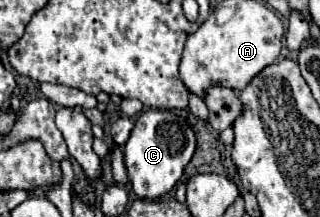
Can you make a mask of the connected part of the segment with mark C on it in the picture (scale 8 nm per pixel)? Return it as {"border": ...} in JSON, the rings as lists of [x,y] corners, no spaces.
{"border":[[[159,109],[143,111],[137,117],[131,137],[127,139],[123,149],[127,177],[131,181],[135,195],[139,199],[159,199],[165,193],[169,193],[183,177],[183,169],[191,161],[193,153],[195,153],[195,135],[191,127],[185,123],[185,119],[173,115],[171,111]]]}

